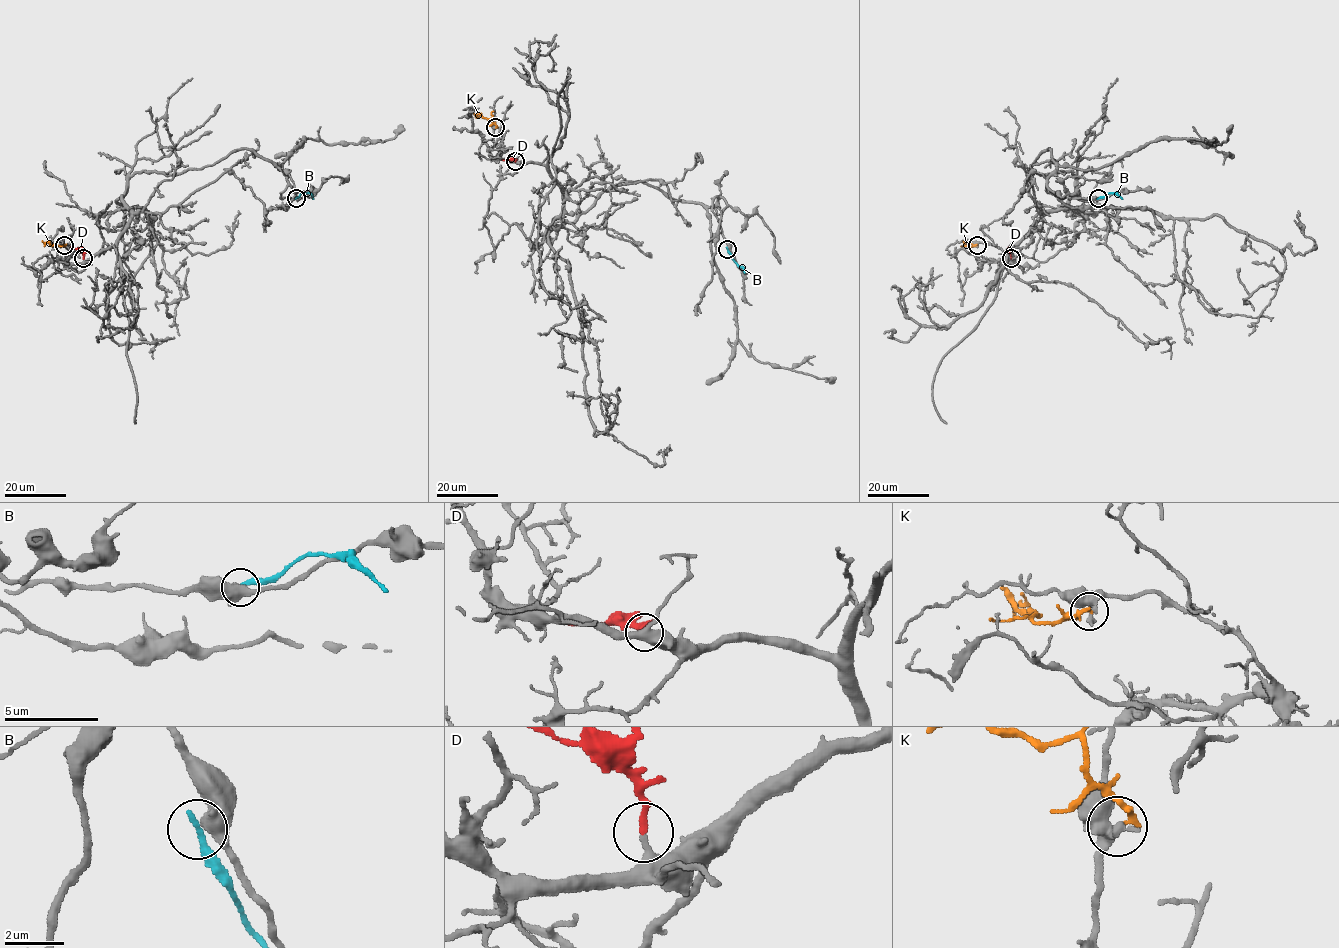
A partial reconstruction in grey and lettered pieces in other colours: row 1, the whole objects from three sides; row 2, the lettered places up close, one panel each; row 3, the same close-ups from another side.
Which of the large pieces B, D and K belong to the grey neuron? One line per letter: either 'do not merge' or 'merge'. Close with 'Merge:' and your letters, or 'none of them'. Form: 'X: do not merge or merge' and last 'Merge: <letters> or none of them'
B: do not merge
D: merge
K: do not merge
Merge: D

